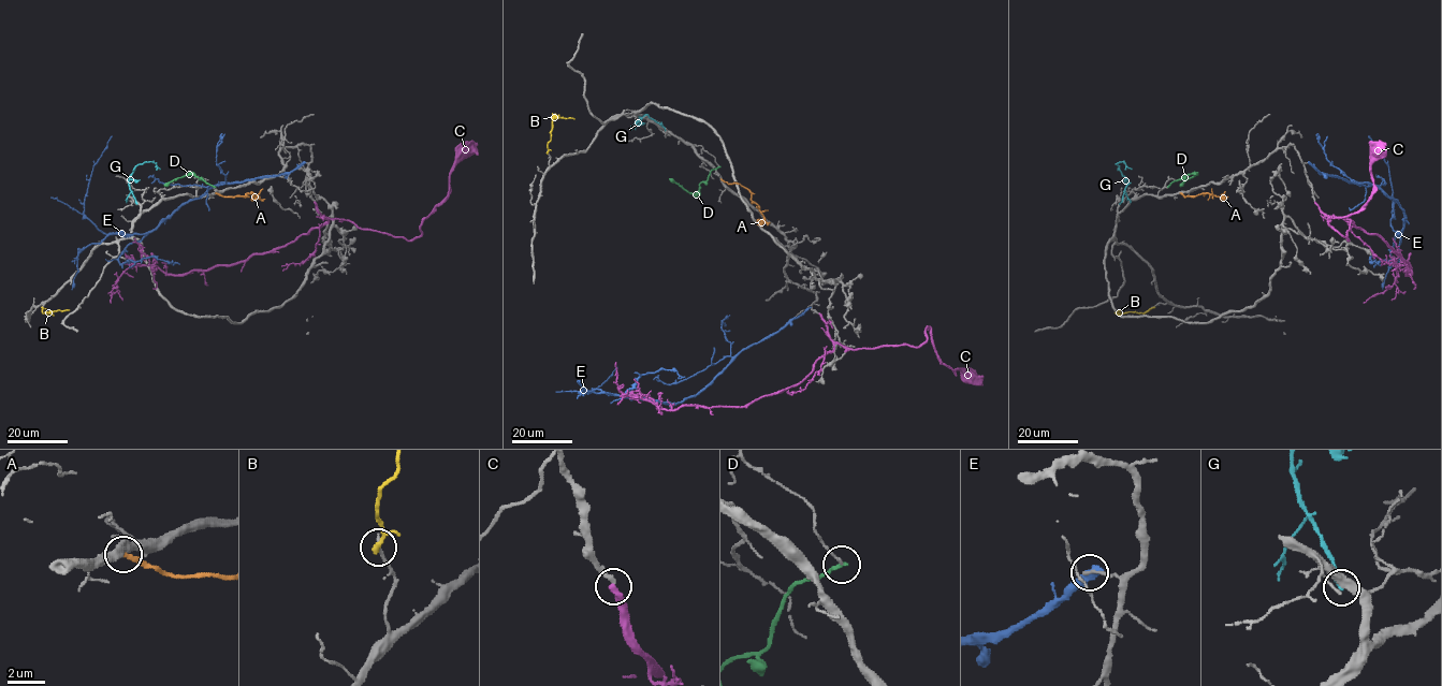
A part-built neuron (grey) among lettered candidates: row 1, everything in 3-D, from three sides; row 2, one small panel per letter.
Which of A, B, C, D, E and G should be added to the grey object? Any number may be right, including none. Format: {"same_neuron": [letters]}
{"same_neuron": []}

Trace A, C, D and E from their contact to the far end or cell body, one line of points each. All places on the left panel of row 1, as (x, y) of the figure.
A: (216, 193), (223, 196), (252, 193), (259, 196), (251, 191)
C: (315, 202), (329, 221), (294, 241), (238, 262), (183, 274), (130, 266), (114, 286), (111, 303)
D: (214, 187), (193, 174), (164, 185)
E: (303, 162), (289, 173), (219, 183), (154, 229), (104, 234), (83, 214), (84, 199), (112, 136)

